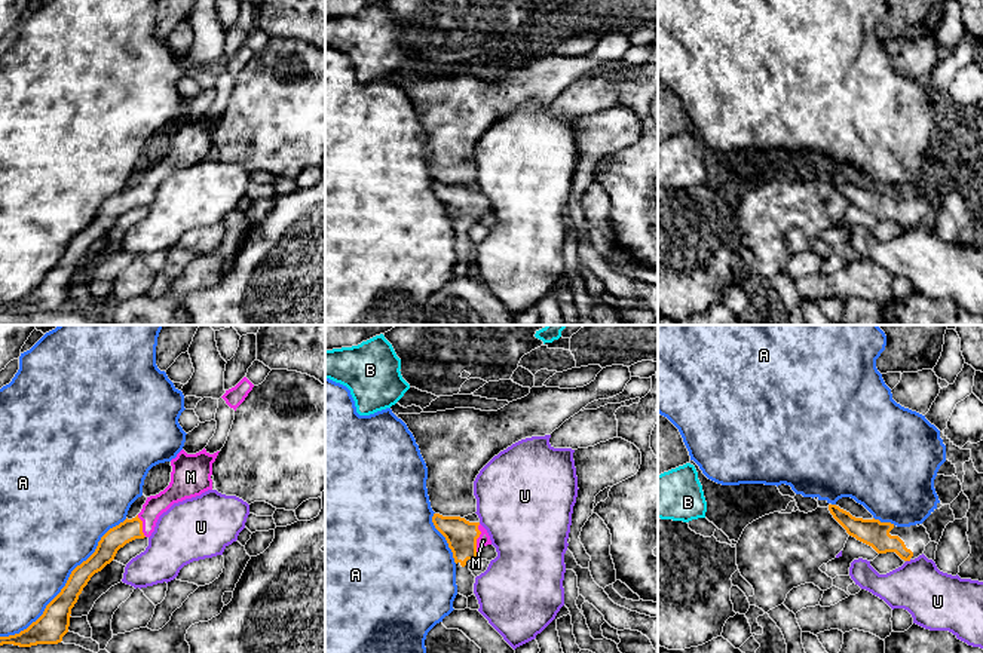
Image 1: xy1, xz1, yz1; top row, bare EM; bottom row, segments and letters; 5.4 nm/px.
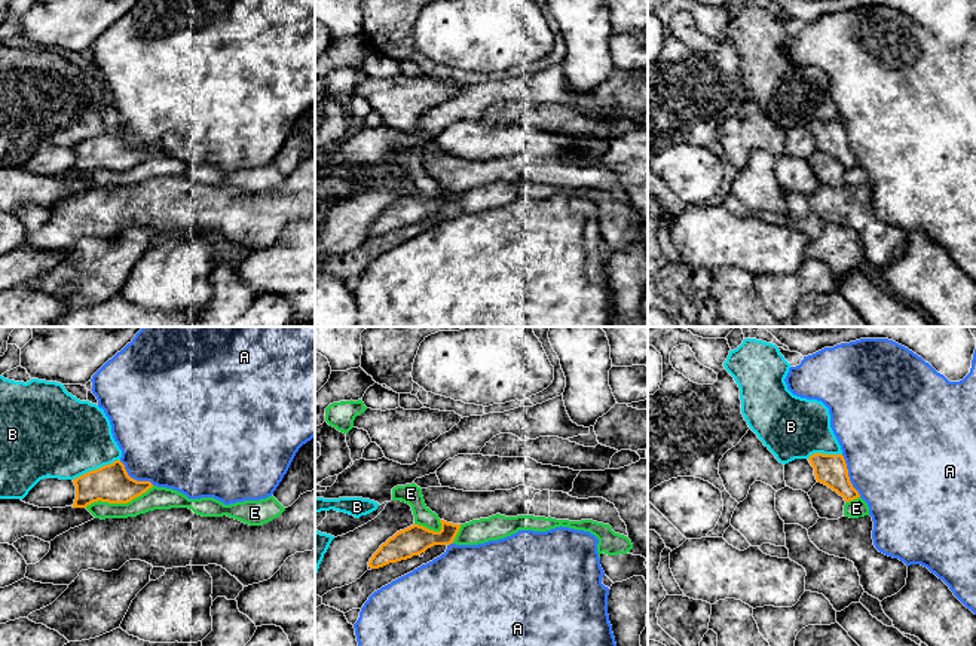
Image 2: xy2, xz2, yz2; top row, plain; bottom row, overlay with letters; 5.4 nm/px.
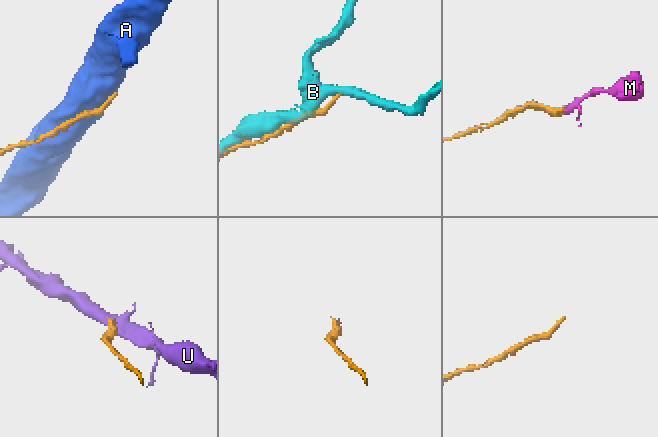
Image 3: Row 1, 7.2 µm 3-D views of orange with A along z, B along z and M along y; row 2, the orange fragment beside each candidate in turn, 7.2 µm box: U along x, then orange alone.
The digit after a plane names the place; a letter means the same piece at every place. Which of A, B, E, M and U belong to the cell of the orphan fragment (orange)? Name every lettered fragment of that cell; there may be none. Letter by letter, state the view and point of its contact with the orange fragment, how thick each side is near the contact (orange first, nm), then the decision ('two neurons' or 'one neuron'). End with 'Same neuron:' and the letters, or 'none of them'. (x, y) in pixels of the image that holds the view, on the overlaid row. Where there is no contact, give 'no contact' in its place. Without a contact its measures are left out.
A: contact xy1 (66, 583); calibres 170 and 440 nm; two neurons
B: contact xy2 (95, 470); calibres 200 and 440 nm; two neurons
E: contact xy2 (119, 502); calibres 200 and 130 nm; two neurons
M: contact xz1 (477, 537); calibres 170 and 70 nm; one neuron
U: contact yz1 (908, 560); calibres 140 and 300 nm; two neurons
Same neuron: M

